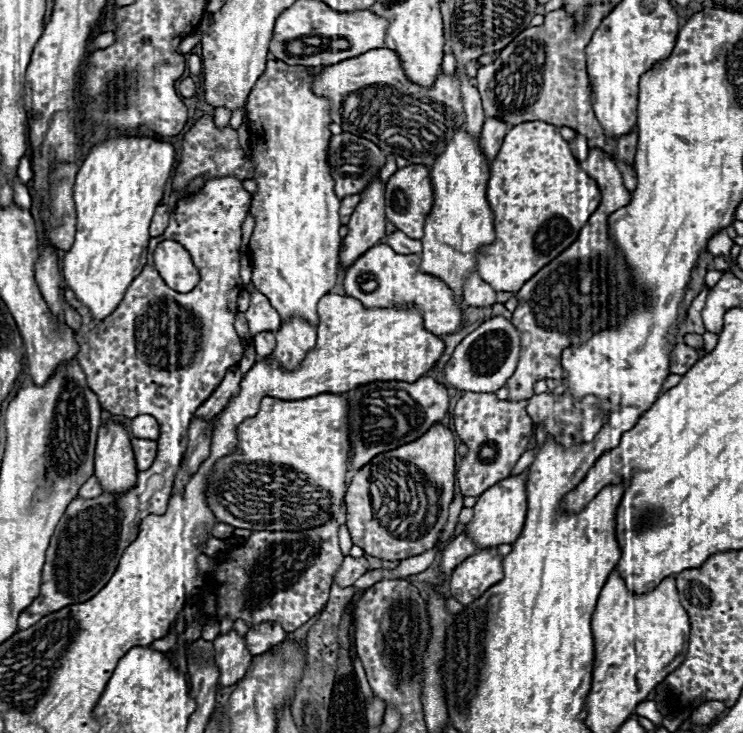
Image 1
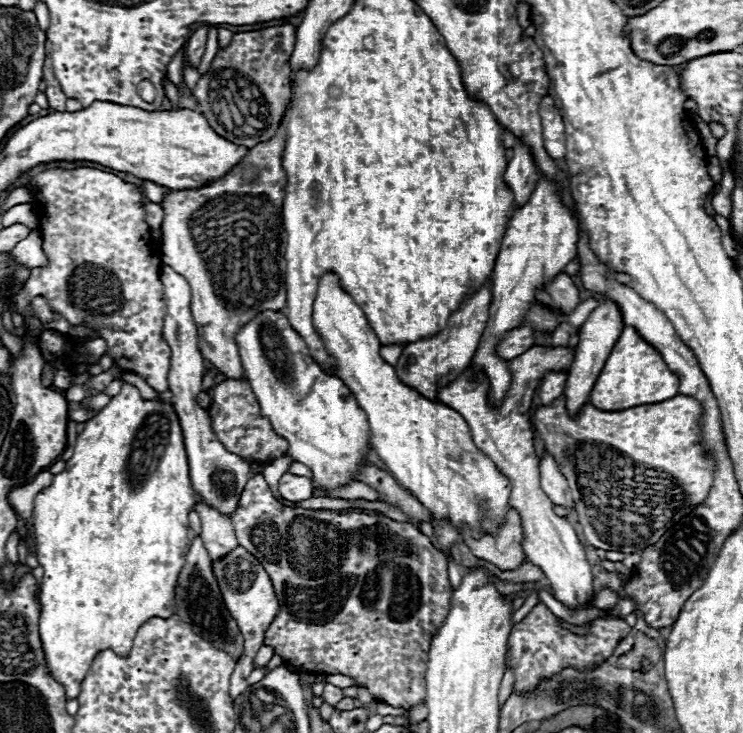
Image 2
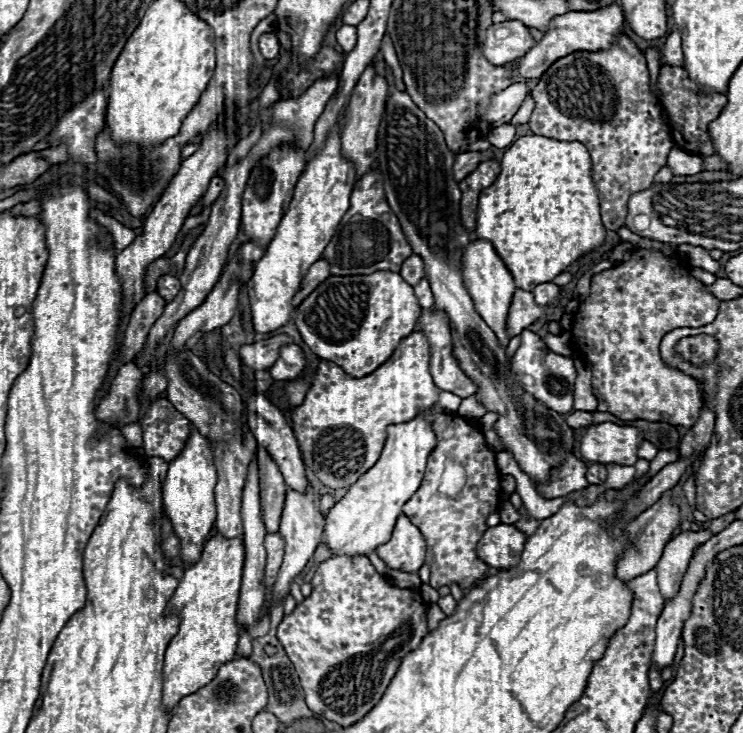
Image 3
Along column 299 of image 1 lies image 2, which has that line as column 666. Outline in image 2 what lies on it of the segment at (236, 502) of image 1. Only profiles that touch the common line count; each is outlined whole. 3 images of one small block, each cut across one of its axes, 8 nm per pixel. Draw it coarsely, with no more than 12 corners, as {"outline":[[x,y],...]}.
{"outline":[[684,394],[534,412],[586,542],[640,554],[704,504]]}

